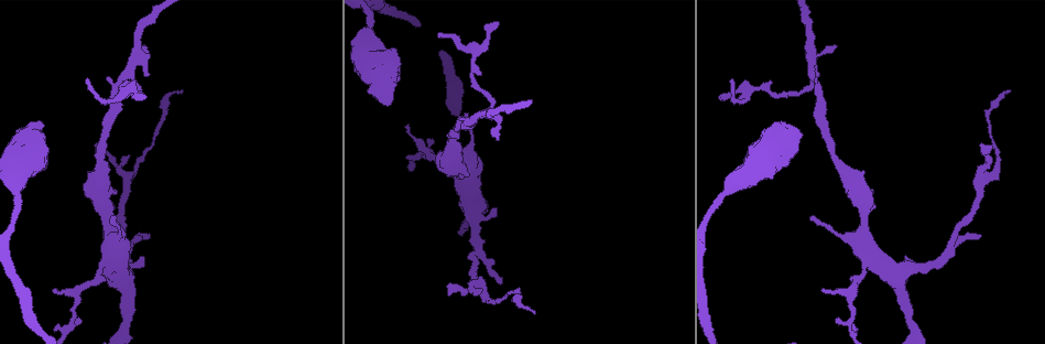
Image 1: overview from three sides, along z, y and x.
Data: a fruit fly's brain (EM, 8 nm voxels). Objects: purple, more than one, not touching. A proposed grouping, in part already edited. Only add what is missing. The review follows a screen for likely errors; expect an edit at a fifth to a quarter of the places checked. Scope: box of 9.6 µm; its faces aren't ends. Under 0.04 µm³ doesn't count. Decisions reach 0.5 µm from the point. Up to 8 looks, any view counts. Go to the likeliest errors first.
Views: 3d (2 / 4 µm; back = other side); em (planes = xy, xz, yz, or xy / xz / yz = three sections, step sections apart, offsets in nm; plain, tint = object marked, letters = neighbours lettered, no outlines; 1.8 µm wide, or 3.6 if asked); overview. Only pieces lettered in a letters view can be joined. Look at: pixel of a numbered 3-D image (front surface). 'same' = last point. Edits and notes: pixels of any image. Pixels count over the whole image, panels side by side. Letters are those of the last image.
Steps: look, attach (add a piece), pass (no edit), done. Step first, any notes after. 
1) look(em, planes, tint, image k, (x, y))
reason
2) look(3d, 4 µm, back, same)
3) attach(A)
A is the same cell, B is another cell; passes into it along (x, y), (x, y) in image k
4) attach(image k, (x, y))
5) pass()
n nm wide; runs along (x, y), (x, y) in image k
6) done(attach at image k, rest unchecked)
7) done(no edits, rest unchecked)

look(em, yz, step 16, tint, image 1, (148, 48))
branch stops here

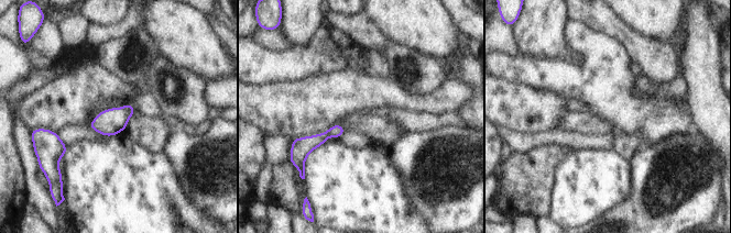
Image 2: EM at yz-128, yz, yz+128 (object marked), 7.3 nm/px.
look(em, planes, tint, same)

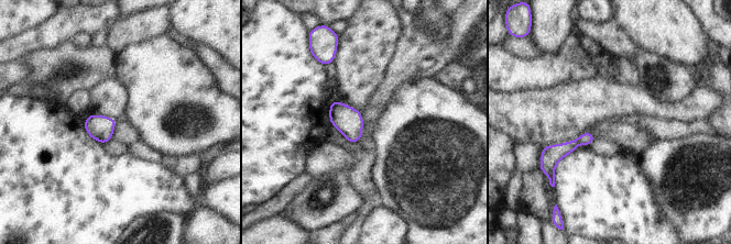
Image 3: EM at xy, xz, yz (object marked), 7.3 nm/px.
look(em, planes, letters, same)
what lies round it

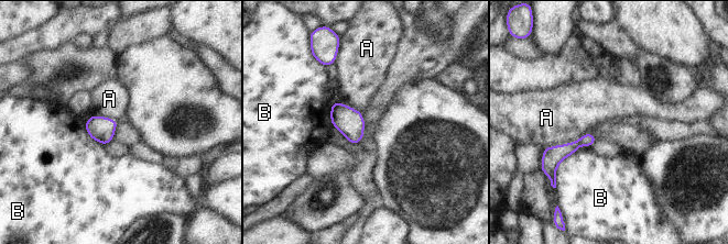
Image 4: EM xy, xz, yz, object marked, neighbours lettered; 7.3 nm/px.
pass()
A and B are other cells; runs along (593, 139), (553, 151) in image 4; no lettered piece goes on from it

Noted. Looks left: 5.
look(3d, 4 µm, image 1, (812, 218))
thin end

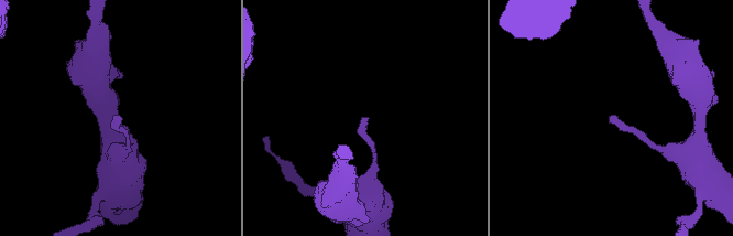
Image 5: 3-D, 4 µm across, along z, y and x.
look(em, planes, letters, image 5, (118, 123))

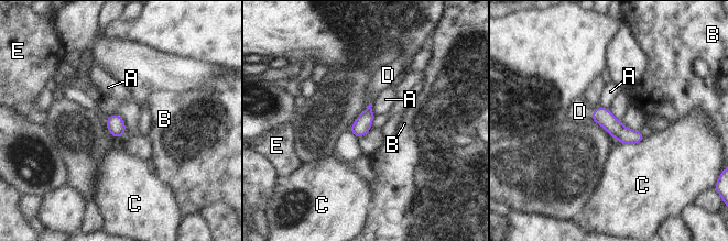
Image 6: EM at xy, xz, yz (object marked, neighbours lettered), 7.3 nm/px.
attach(D)
C touches over 200 nm; D is the same cell, A, B, C and E are other cells; the neuron continues

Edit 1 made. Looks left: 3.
look(3d, 2 µm, image 1, (495, 212))
an open end

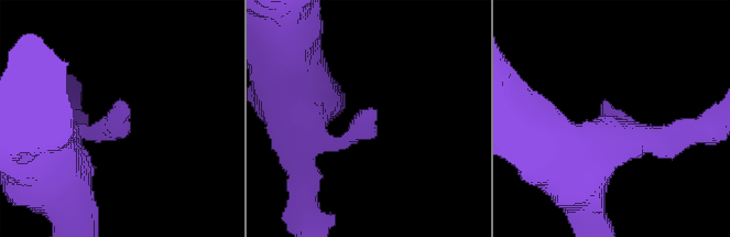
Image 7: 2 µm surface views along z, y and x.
look(em, planes, letters, image 7, (606, 100))

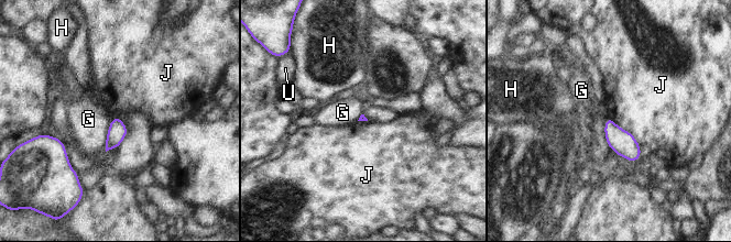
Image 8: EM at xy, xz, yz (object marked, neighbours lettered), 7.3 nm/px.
pass()
G, H, J and U are other cells; border along (609, 116), (640, 146) in image 8; none of them fits

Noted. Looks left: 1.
done(attach at image 6, rest unchecked)

